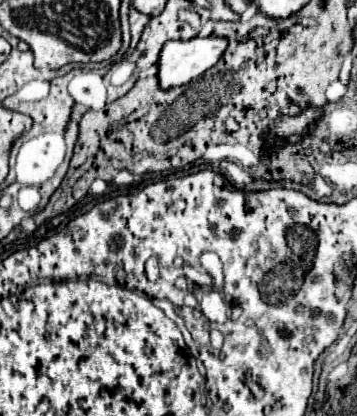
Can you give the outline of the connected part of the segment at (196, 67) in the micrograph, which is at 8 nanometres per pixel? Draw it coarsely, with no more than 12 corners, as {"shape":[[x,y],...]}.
{"shape":[[226,37],[170,41],[158,61],[160,87],[178,87],[210,69]]}

